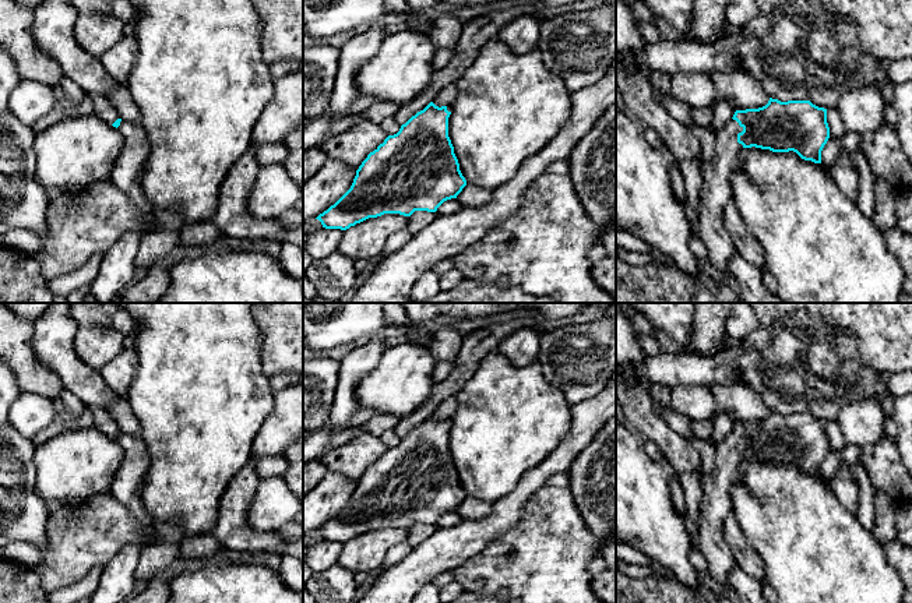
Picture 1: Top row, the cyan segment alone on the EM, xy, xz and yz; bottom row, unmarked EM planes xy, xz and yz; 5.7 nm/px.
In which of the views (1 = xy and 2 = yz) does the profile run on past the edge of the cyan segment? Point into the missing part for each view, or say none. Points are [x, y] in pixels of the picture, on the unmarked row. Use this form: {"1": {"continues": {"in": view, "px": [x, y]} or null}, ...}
{"1": {"continues": {"in": "xy", "px": [130, 478]}}, "2": {"continues": {"in": "yz", "px": [717, 485]}}}

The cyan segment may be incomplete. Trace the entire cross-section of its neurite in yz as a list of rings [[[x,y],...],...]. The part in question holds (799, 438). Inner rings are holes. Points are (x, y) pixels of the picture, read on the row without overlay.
[[[770,410],[768,416],[763,420],[736,423],[733,430],[716,444],[714,470],[701,475],[703,501],[700,507],[698,542],[700,549],[708,563],[708,572],[718,582],[723,593],[732,590],[732,586],[728,582],[728,574],[737,565],[732,556],[732,551],[729,550],[729,546],[723,539],[723,522],[732,508],[732,500],[730,500],[732,486],[737,483],[742,475],[740,463],[743,461],[751,461],[751,459],[770,462],[772,465],[793,463],[804,473],[821,476],[821,463],[827,456],[828,451],[830,451],[830,440],[827,436],[827,422],[813,417],[810,413],[781,415],[772,410]]]

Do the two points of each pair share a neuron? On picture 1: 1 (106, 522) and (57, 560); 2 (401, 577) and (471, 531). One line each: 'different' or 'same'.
1: same
2: same

